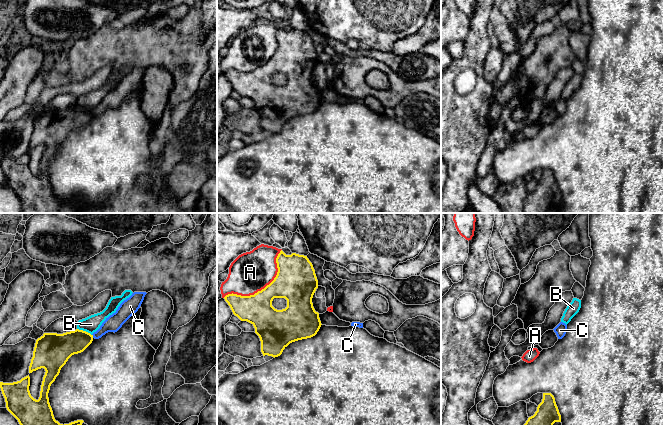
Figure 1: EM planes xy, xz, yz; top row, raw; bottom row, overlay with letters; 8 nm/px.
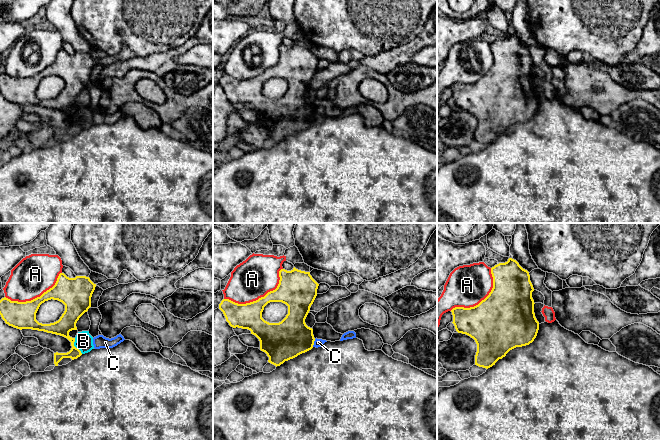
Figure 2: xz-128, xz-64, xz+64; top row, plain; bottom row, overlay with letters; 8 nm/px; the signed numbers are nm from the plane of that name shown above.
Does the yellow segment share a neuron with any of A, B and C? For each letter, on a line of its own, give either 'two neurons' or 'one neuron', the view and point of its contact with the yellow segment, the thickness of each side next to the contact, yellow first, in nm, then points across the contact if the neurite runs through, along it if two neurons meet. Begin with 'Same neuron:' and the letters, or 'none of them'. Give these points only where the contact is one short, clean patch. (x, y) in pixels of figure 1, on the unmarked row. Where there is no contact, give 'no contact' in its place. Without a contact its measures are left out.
Same neuron: none of them
A: two neurons | xz (264, 64) | 300/320 nm
B: two neurons | xy (84, 107) | 240/140 nm | along xy (77, 104), (87, 107), (91, 111)
C: two neurons | xy (92, 112) | 200/140 nm | along xy (92, 110), (93, 113)

